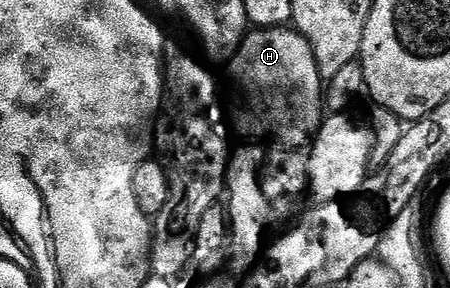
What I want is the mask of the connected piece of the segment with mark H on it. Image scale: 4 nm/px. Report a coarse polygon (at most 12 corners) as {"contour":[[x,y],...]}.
{"contour":[[289,26],[251,30],[226,95],[235,133],[305,148],[324,76]]}

